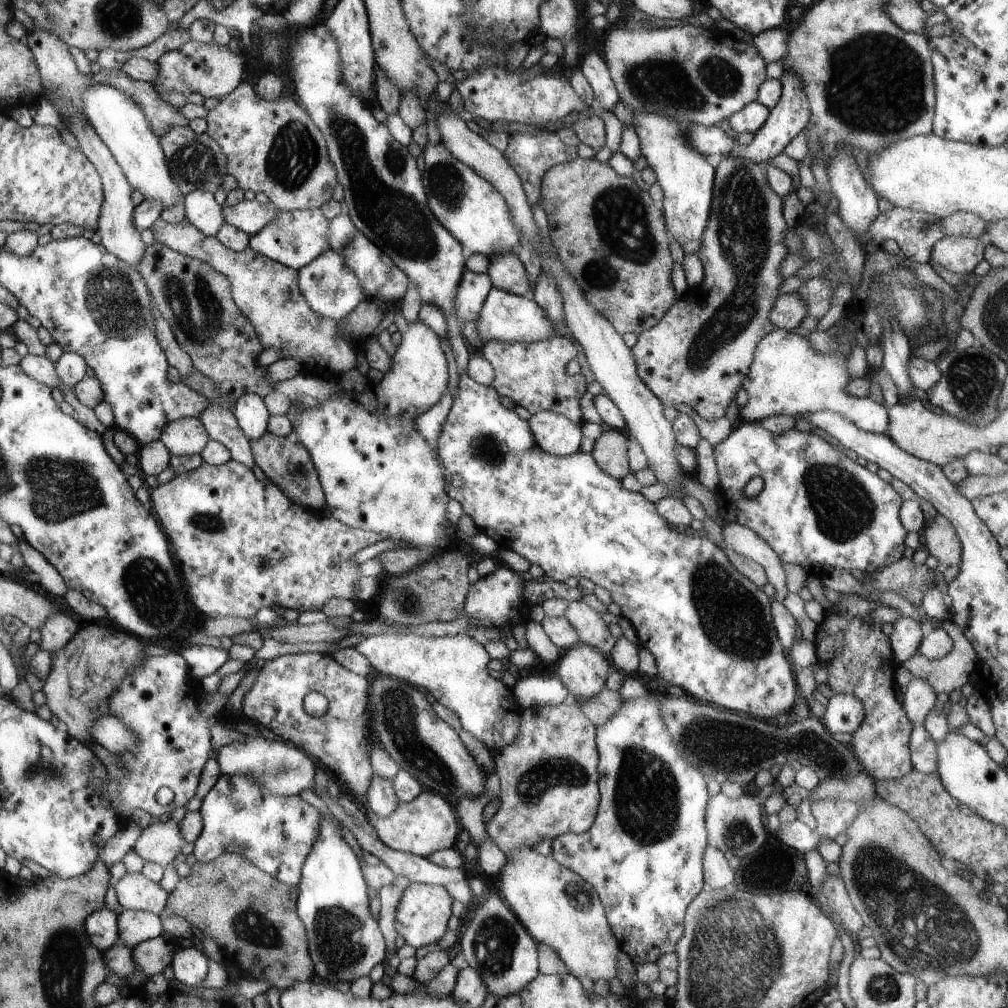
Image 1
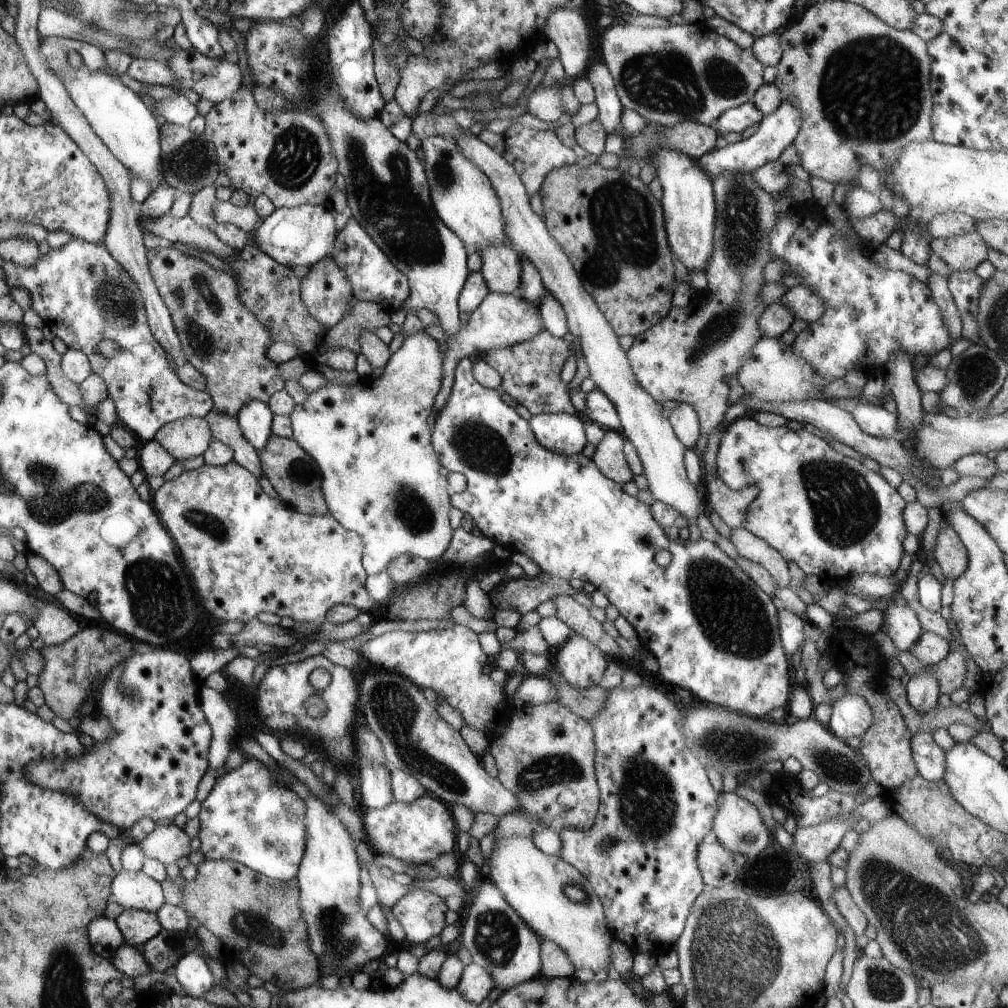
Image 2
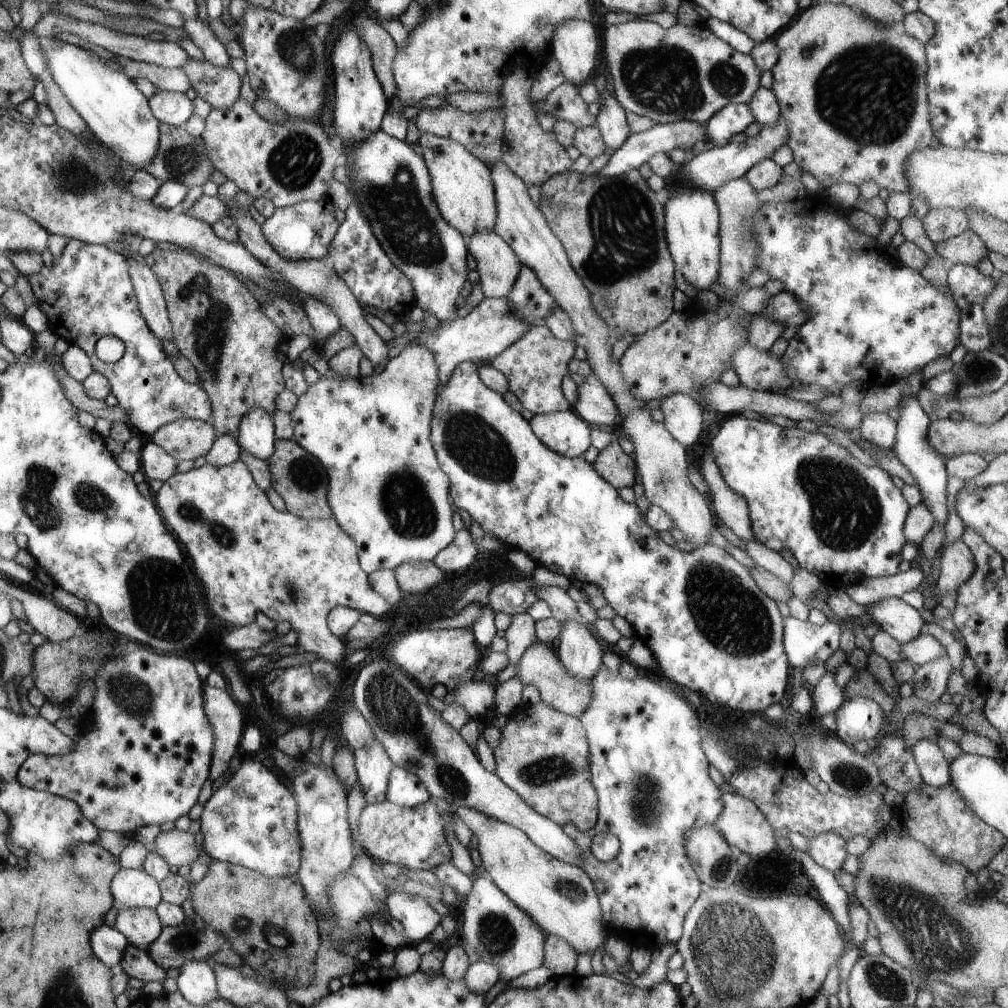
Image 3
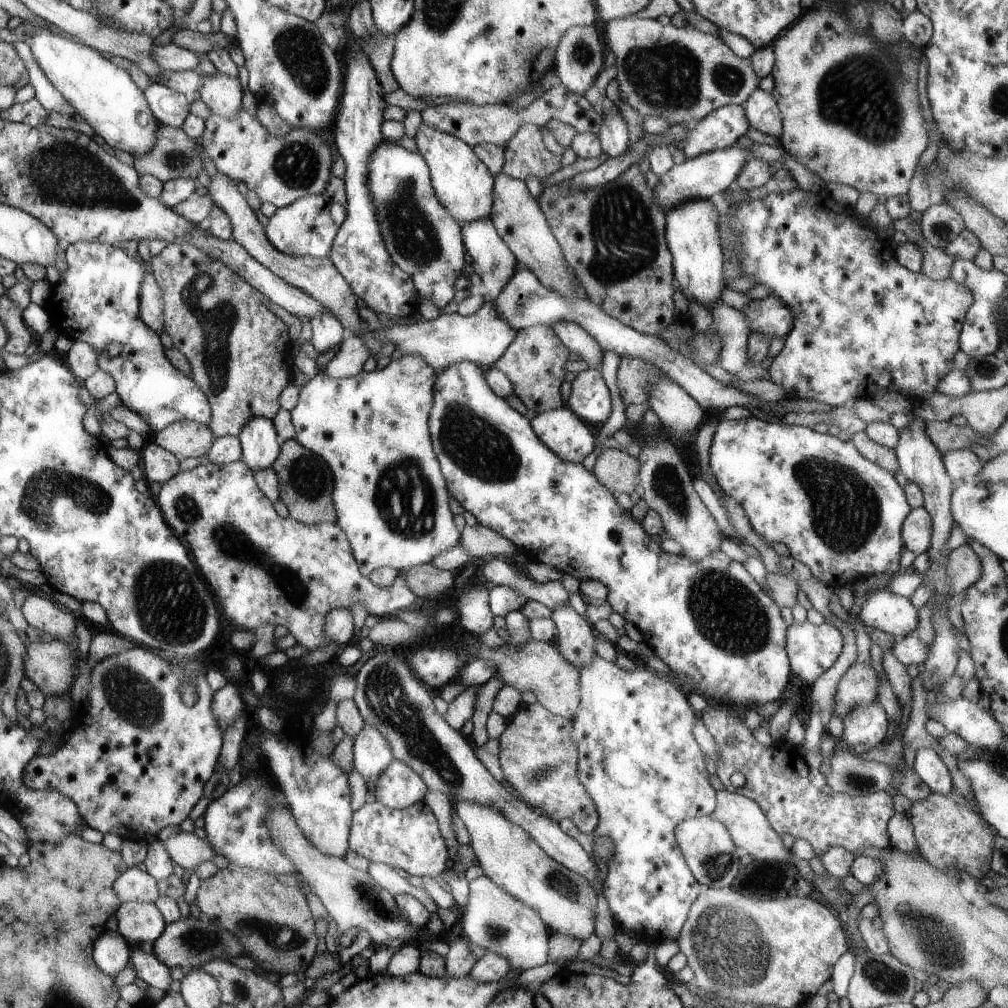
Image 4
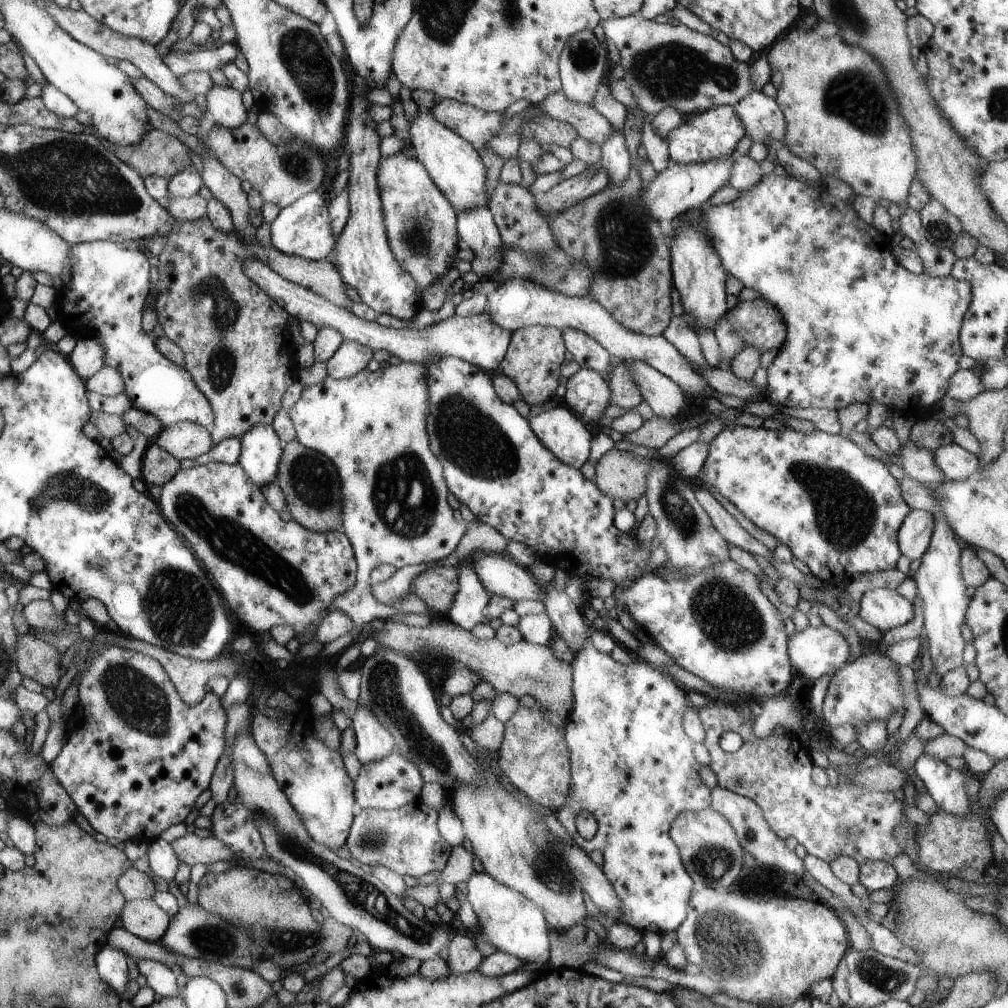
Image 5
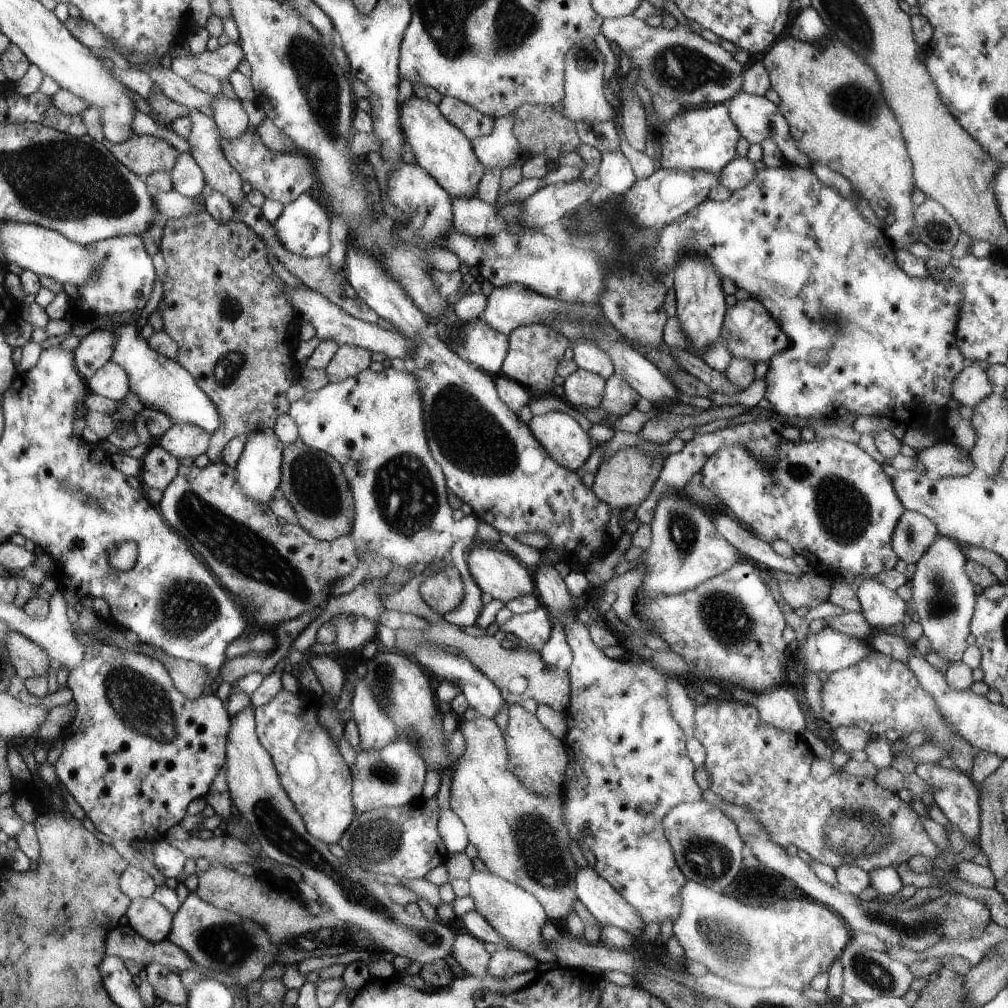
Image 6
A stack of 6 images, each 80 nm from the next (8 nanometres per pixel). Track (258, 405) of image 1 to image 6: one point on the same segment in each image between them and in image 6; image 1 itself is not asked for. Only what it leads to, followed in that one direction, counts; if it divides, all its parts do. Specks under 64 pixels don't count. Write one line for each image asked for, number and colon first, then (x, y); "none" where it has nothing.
2: (255, 418)
3: (256, 433)
4: (260, 443)
5: (261, 448)
6: (259, 469)

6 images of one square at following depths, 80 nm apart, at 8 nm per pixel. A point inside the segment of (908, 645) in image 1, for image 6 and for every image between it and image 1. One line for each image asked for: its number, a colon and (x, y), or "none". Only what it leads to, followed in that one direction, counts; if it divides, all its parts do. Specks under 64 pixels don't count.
2: (901, 624)
3: (901, 621)
4: (883, 610)
5: (883, 609)
6: (883, 608)

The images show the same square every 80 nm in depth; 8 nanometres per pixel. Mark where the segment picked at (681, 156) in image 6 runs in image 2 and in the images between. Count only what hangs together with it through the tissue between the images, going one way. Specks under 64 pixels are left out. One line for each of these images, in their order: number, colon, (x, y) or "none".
2: (737, 119)
3: (733, 119)
4: (722, 128)
5: (713, 134)

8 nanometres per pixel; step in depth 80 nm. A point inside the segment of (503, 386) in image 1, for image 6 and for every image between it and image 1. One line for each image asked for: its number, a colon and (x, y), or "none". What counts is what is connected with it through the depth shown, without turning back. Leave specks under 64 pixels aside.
2: (530, 371)
3: (534, 366)
4: (534, 361)
5: (535, 354)
6: (535, 351)

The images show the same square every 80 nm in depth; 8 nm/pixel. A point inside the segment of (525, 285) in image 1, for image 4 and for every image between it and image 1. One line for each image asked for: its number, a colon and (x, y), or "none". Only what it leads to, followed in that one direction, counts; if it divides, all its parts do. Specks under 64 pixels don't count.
2: (501, 267)
3: (498, 266)
4: (493, 261)

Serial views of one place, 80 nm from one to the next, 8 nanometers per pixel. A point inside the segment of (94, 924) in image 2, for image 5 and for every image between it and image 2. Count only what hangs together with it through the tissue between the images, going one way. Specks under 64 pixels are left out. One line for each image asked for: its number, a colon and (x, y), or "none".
3: (108, 943)
4: (111, 950)
5: (112, 964)

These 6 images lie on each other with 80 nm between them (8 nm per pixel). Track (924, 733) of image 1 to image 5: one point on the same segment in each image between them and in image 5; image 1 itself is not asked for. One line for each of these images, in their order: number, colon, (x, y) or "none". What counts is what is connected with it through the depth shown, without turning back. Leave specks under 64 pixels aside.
2: (929, 758)
3: (933, 765)
4: (926, 762)
5: (941, 781)

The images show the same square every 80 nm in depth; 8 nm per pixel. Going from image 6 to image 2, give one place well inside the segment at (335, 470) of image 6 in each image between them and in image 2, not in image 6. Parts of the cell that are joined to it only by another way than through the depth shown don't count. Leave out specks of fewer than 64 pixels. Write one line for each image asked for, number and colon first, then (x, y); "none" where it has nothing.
2: (294, 474)
3: (302, 481)
4: (305, 481)
5: (311, 483)

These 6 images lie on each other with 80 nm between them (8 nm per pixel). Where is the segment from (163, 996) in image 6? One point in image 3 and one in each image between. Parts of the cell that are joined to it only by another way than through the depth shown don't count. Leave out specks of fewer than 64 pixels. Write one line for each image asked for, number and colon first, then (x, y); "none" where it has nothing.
3: (137, 963)
4: (146, 965)
5: (159, 976)

